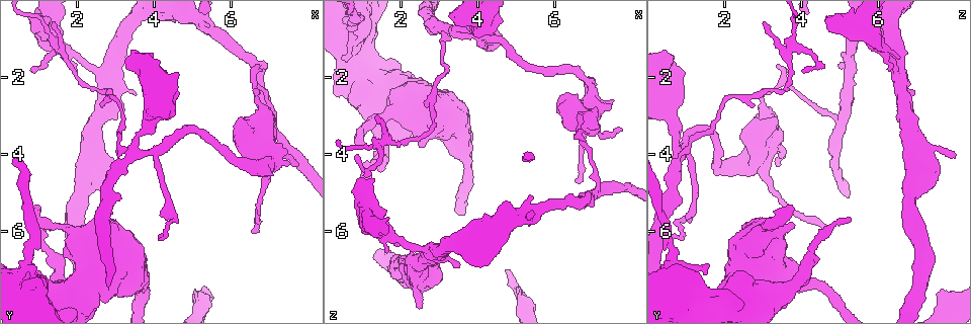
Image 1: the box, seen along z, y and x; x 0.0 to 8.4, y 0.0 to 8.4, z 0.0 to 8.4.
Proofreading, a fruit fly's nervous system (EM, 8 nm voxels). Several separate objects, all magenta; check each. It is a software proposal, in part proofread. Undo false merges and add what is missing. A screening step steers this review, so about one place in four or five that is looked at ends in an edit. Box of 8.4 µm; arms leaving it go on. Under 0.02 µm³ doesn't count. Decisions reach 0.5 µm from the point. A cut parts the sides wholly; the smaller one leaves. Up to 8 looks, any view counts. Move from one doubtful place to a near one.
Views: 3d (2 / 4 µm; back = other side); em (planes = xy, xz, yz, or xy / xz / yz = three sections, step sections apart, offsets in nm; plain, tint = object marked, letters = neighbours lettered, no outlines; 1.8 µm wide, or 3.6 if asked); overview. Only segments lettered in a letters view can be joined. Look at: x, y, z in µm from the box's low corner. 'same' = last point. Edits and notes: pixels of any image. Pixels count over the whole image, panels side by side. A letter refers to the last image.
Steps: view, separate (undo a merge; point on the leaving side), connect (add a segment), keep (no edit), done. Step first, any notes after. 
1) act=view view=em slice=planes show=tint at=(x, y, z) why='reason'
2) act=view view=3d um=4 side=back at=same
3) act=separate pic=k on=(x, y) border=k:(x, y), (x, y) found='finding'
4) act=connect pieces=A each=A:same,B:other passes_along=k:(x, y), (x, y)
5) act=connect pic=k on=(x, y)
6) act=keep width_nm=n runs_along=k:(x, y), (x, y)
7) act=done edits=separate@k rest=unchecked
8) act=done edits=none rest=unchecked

act=view view=3d um=4 at=(6.60, 2.30, 3.30) why='abrupt turn'

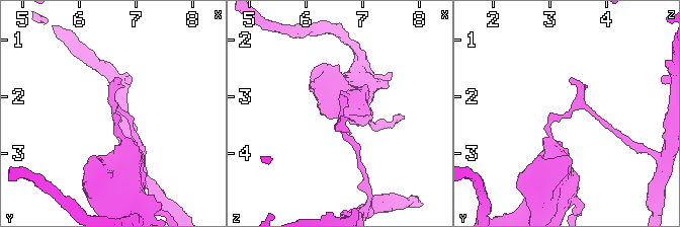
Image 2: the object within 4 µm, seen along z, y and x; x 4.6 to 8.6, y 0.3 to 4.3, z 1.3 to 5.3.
act=view view=em slice=planes show=letters at=(6.65, 2.30, 3.25) why='shape alone is not enough'

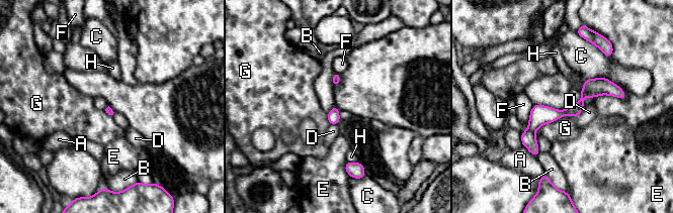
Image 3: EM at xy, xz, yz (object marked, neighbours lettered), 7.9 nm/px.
act=separate pic=3 on=(539, 115) longest_contact=G:320nm each=A:other,B:other,C:other,D:other,E:other,F:other,G:other,H:other border=3:(563, 111), (566, 114) found='a second cell is stuck on'

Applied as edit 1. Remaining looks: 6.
act=view view=overview

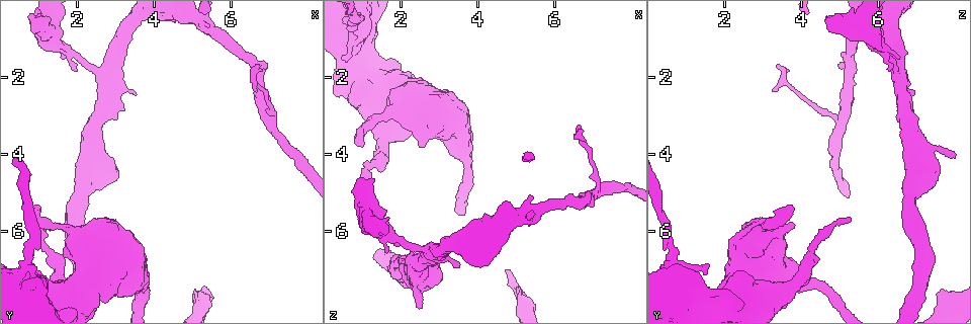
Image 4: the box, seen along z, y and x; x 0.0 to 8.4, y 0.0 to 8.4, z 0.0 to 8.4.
act=view view=em um=3.6 slice=planes show=plain at=(0.55, 7.15, 0.60)

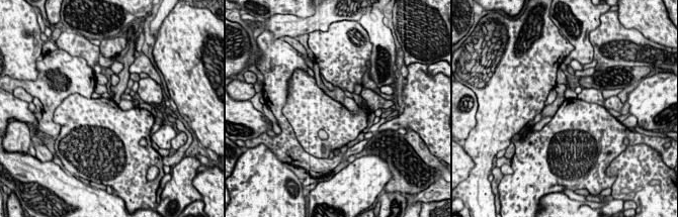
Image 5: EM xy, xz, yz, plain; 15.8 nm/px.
act=view view=em um=3.6 slice=planes show=letters at=same

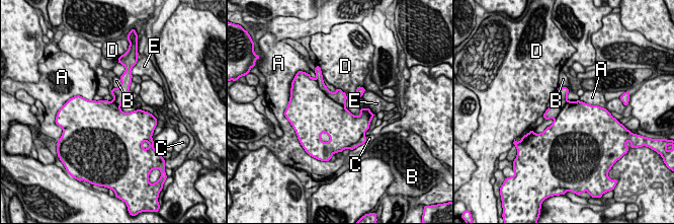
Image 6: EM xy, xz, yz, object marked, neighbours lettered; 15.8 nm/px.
act=separate pic=6 on=(552, 113) each=A:other,B:other,C:other,D:other,E:other border=6:(567, 100), (555, 119) found='a second cell is stuck on'

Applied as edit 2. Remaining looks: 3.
act=done edits=separate@3,separate@6 rest=unchecked

